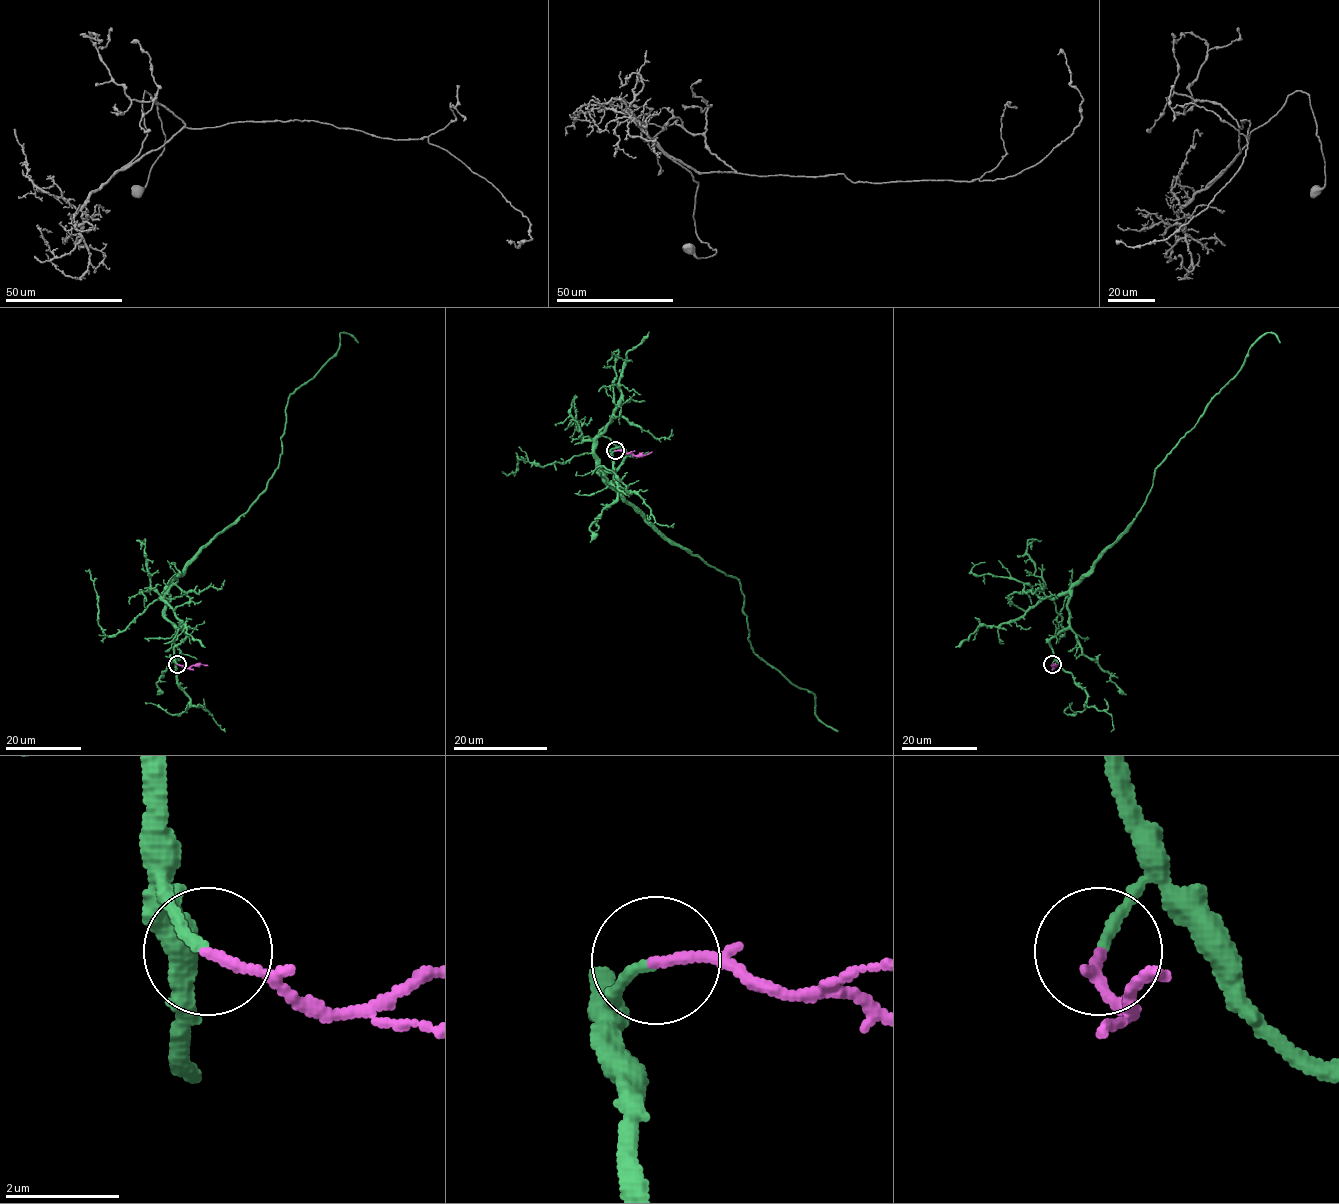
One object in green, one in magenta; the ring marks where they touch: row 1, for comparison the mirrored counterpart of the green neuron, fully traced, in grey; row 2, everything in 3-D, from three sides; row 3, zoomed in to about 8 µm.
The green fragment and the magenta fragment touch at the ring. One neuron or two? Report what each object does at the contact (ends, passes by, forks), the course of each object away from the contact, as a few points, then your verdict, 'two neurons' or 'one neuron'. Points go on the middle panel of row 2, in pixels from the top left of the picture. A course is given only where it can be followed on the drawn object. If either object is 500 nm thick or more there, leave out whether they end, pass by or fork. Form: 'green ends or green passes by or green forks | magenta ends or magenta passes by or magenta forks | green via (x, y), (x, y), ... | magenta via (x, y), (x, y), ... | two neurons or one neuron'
green ends | magenta ends | green via (615, 451), (625, 458), (603, 478), (665, 537), (739, 581), (751, 649), (812, 693), (815, 713), (837, 732) | magenta via (615, 451), (643, 455), (652, 452) | one neuron

